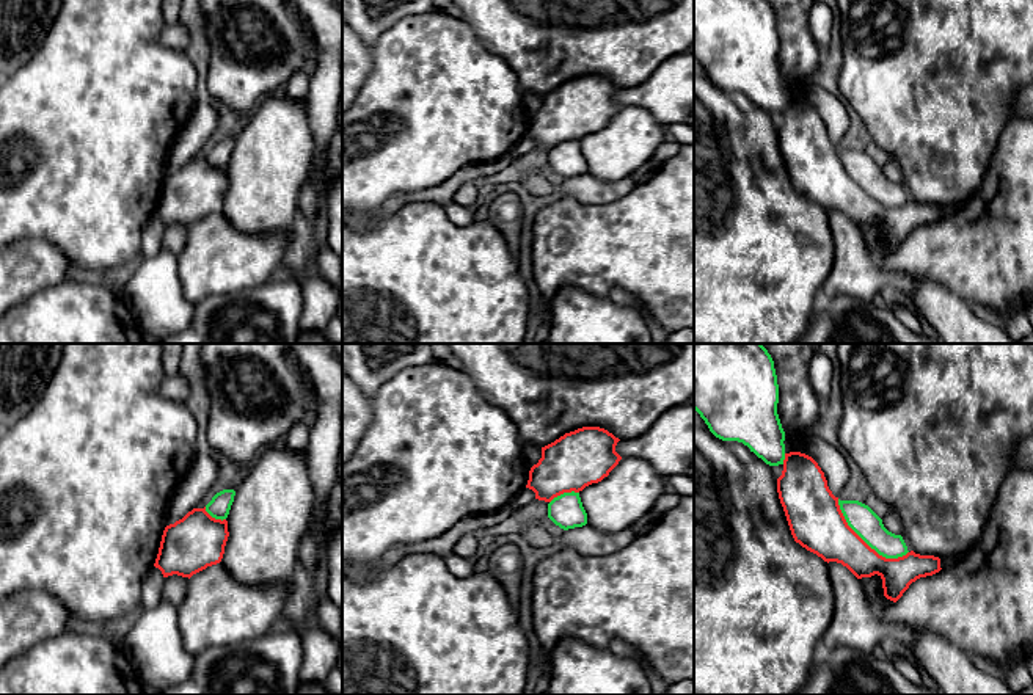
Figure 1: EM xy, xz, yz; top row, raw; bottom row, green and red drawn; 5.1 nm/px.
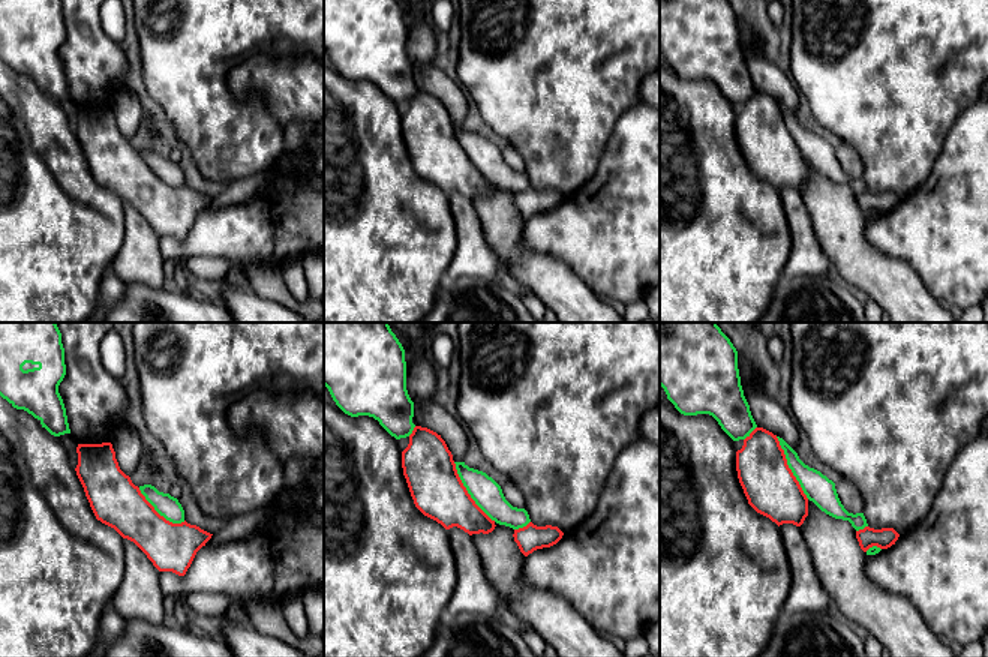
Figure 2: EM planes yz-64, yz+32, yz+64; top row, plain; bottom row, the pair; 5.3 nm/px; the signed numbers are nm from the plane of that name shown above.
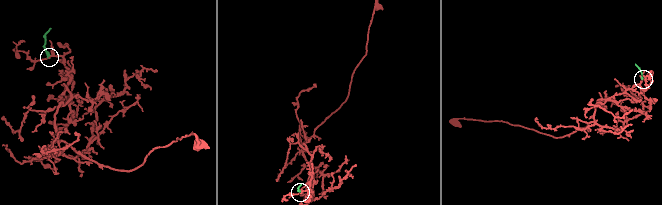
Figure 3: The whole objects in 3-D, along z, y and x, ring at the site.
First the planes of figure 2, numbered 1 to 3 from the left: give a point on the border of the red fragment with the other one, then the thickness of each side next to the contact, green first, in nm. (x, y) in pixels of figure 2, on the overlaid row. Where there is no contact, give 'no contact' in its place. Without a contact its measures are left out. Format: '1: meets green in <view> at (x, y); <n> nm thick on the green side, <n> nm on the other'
1: meets green in yz-64 at (159, 513); 120 nm thick on the green side, 280 nm on the other
2: meets green in yz+32 at (468, 492); 160 nm thick on the green side, 280 nm on the other
3: meets green in yz+64 at (789, 467); 150 nm thick on the green side, 280 nm on the other

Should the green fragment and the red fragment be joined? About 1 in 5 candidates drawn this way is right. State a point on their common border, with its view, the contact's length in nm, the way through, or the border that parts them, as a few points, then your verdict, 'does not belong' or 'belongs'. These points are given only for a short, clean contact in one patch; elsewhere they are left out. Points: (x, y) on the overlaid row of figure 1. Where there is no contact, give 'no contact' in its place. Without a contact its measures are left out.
yz (865, 542) | 460 nm | does not belong

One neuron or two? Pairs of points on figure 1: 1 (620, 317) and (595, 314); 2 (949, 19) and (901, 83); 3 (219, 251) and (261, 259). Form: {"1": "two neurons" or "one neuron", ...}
{"1": "one neuron", "2": "one neuron", "3": "one neuron"}

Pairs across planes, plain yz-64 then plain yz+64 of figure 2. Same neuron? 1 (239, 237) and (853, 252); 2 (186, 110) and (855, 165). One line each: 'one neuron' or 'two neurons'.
1: two neurons
2: two neurons

